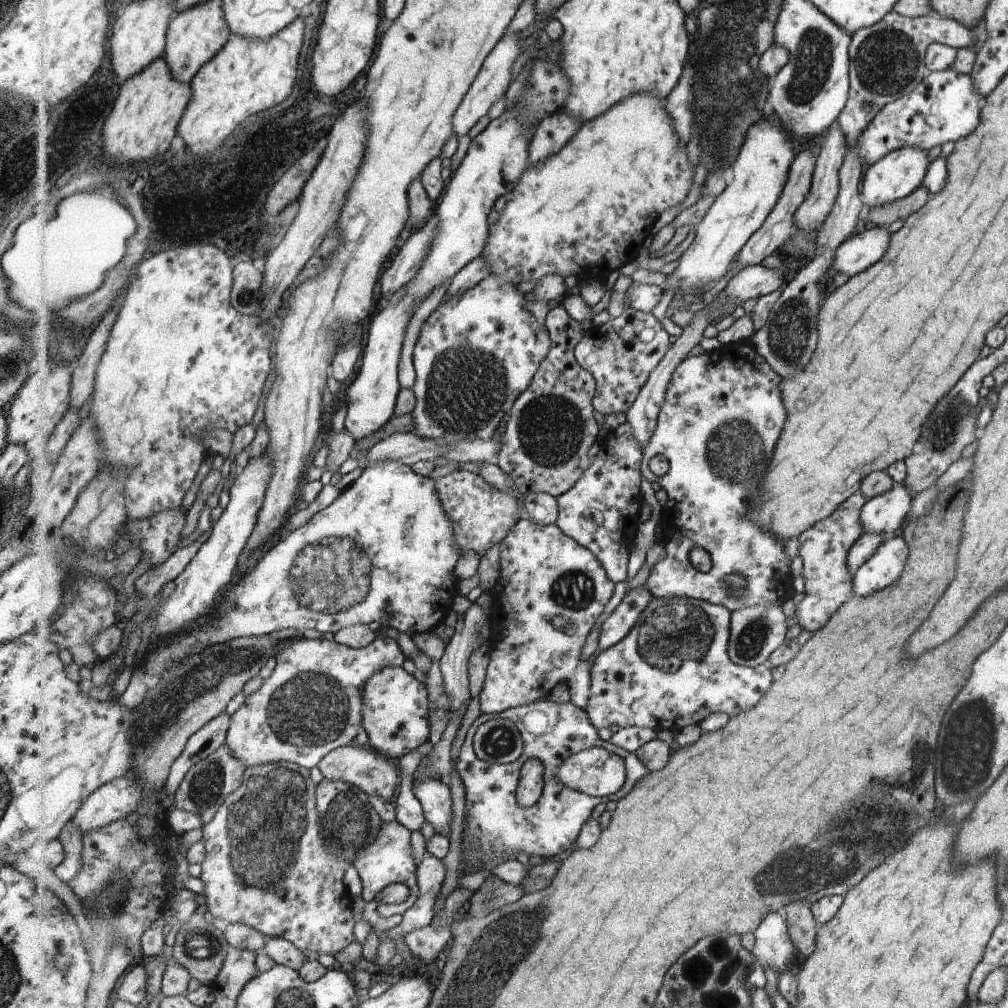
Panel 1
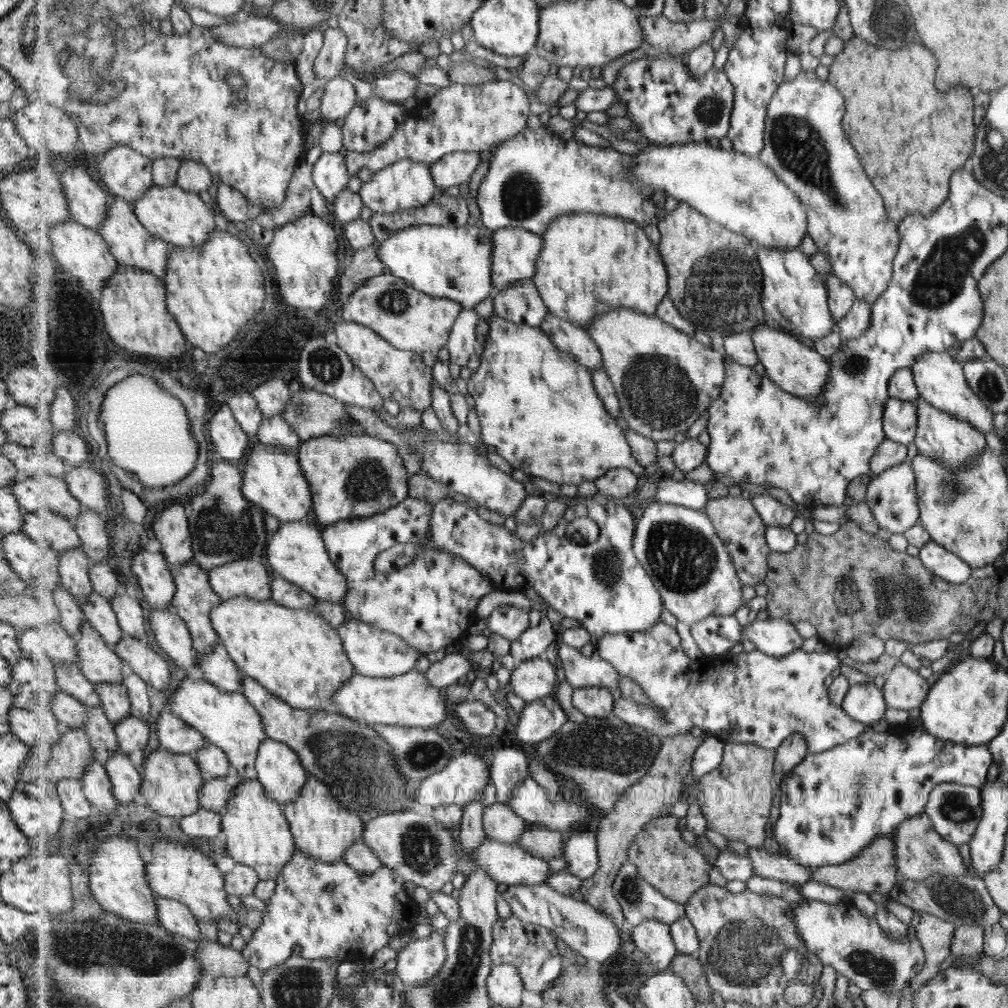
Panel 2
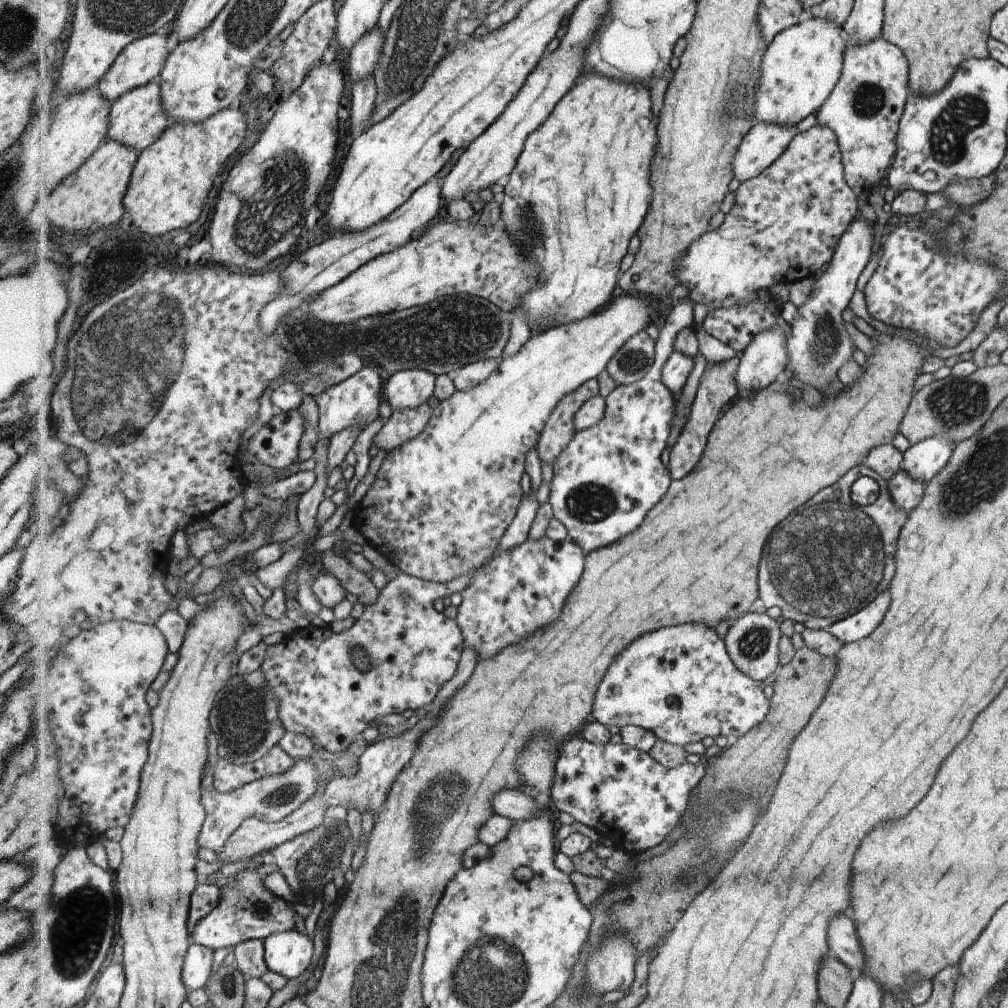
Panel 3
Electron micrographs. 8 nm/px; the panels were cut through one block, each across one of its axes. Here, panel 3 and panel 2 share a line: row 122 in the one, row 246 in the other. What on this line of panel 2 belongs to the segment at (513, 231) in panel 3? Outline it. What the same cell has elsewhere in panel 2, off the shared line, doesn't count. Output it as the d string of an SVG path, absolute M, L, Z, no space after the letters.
M577 212L557 216L551 228L542 234L545 250L538 260L537 276L533 279L549 312L573 324L587 328L595 319L616 308L630 308L637 312L655 315L669 292L669 274L664 257L639 223L605 214Z

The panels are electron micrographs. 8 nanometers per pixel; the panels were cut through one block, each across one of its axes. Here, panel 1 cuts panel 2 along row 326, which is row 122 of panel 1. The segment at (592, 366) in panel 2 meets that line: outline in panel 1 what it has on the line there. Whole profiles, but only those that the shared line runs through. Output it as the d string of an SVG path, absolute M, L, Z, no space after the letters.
M565 112L547 115L537 126L530 144L530 166L559 154L583 126L579 119Z

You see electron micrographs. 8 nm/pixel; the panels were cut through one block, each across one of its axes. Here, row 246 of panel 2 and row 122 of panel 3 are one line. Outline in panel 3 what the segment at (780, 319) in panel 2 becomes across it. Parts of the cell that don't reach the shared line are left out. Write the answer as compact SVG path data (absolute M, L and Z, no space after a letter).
M758 123L745 136L737 155L733 158L733 174L739 181L747 181L760 176L773 162L776 162L793 138L797 136L797 126Z

